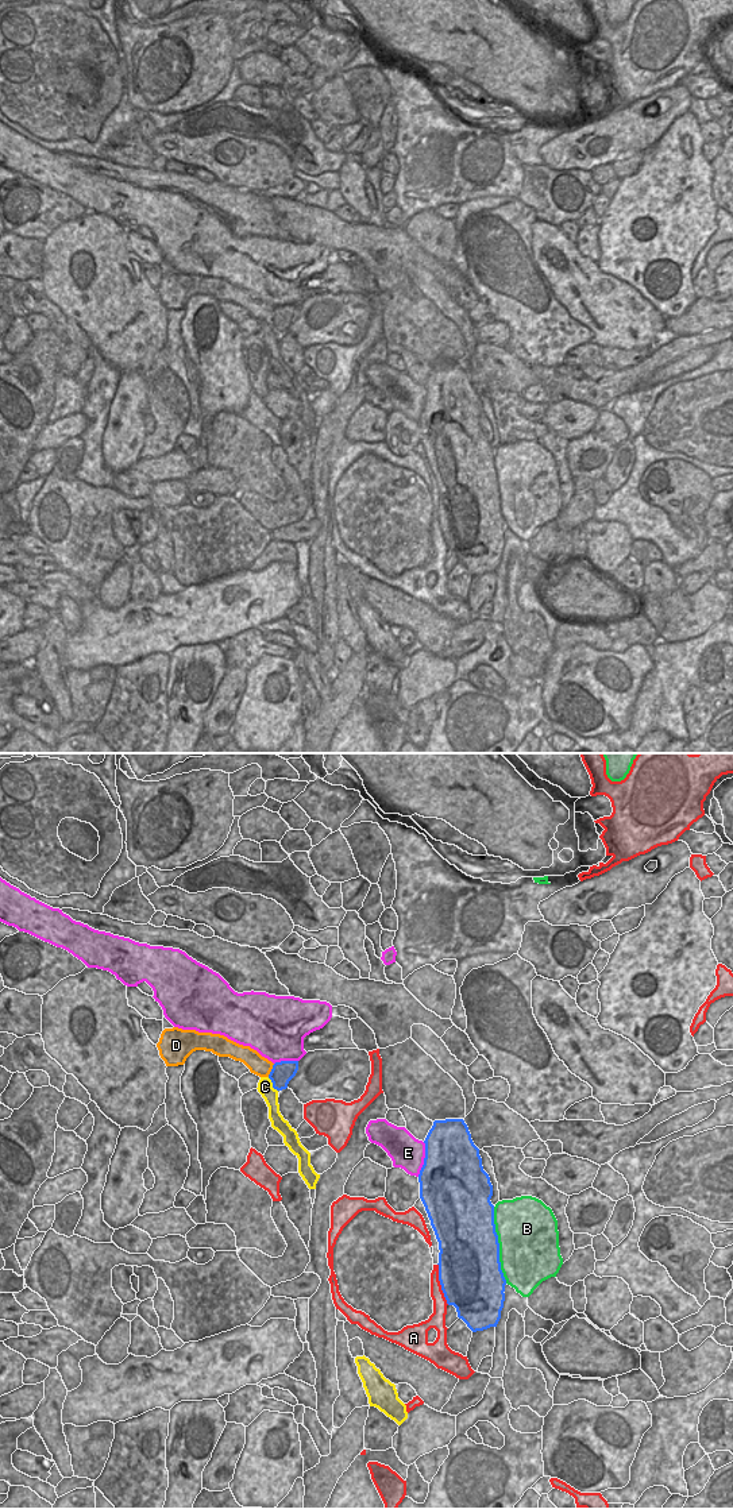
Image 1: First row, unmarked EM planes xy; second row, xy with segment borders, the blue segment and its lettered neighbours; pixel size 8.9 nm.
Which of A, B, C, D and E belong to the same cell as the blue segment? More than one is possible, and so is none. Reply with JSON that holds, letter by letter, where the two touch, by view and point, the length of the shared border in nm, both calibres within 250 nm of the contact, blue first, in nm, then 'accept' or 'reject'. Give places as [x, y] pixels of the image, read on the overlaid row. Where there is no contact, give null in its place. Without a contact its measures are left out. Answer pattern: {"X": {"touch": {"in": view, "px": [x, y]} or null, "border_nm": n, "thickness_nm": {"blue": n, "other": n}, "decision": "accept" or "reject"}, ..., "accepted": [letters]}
{"A": {"touch": {"in": "xy", "px": [440, 1284]}, "border_nm": 380, "thickness_nm": {"blue": 500, "other": 120}, "decision": "reject"}, "B": {"touch": {"in": "xy", "px": [498, 1245]}, "border_nm": 700, "thickness_nm": {"blue": 500, "other": 480}, "decision": "reject"}, "C": {"touch": {"in": "xy", "px": [273, 1084]}, "border_nm": 160, "thickness_nm": {"blue": 200, "other": 140}, "decision": "reject"}, "D": {"touch": {"in": "xy", "px": [272, 1071]}, "border_nm": 140, "thickness_nm": {"blue": 200, "other": 170}, "decision": "reject"}, "E": {"touch": {"in": "xy", "px": [424, 1160]}, "border_nm": 320, "thickness_nm": {"blue": 500, "other": 300}, "decision": "reject"}, "accepted": []}

